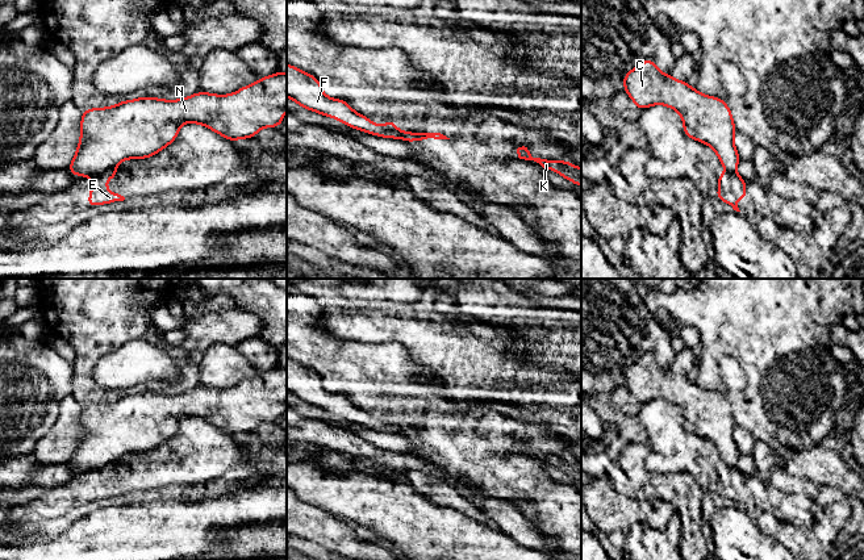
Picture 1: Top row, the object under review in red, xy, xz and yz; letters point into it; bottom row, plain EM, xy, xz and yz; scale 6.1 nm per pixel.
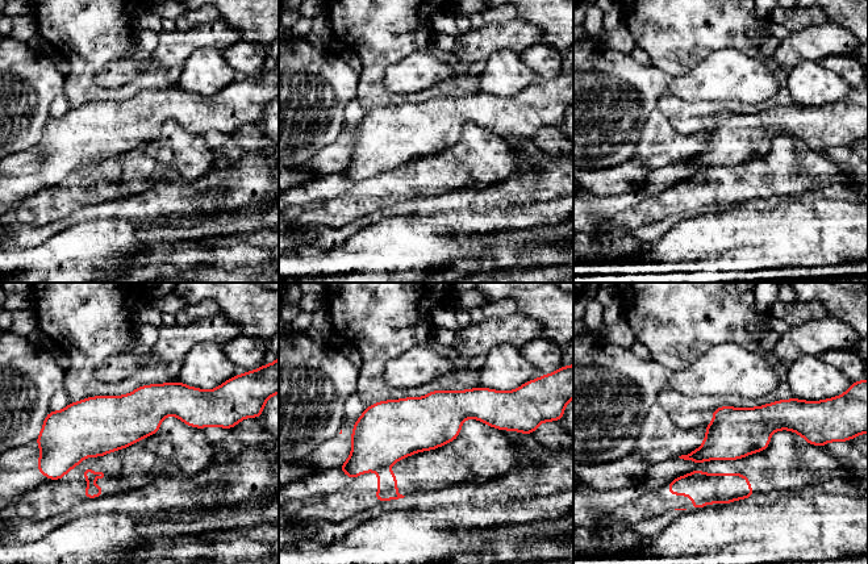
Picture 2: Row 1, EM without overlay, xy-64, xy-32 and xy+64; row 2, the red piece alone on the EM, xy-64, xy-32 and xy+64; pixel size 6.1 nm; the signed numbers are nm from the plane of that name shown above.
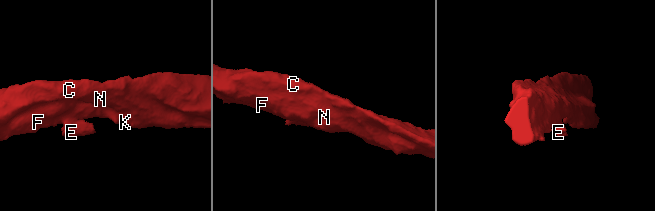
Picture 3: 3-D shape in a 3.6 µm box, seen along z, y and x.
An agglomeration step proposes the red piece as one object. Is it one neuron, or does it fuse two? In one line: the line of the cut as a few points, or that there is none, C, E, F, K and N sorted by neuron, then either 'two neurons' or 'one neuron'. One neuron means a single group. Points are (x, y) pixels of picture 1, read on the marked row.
cut in xy along (112, 167), (90, 175); C F K N / E; two neurons

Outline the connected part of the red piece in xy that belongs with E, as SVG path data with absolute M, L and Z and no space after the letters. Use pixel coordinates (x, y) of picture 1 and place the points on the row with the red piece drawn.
M109 168L104 172L91 175L91 196L84 204L95 208L97 205L113 204L125 200L124 196L107 189L107 180L109 177L117 179L118 172L113 168Z

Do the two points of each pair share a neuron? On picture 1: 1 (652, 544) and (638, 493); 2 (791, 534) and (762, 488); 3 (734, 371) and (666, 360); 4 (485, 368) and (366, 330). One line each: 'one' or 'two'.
1: two
2: two
3: two
4: one

